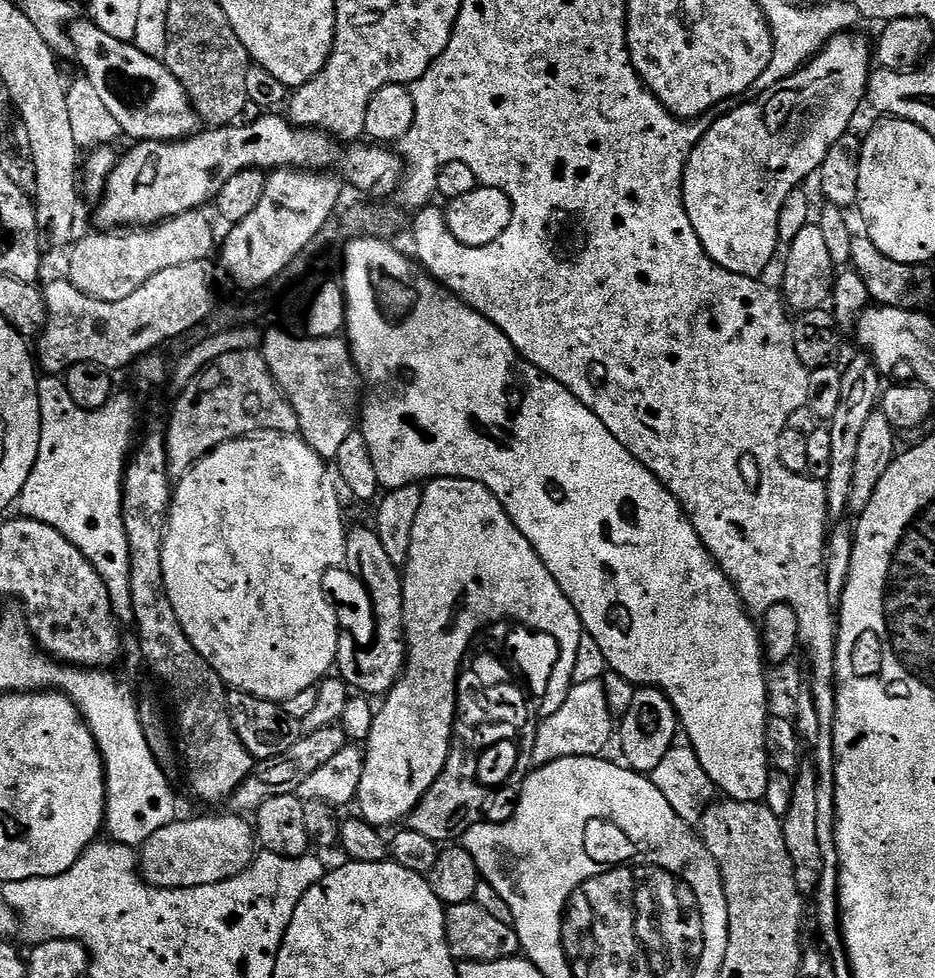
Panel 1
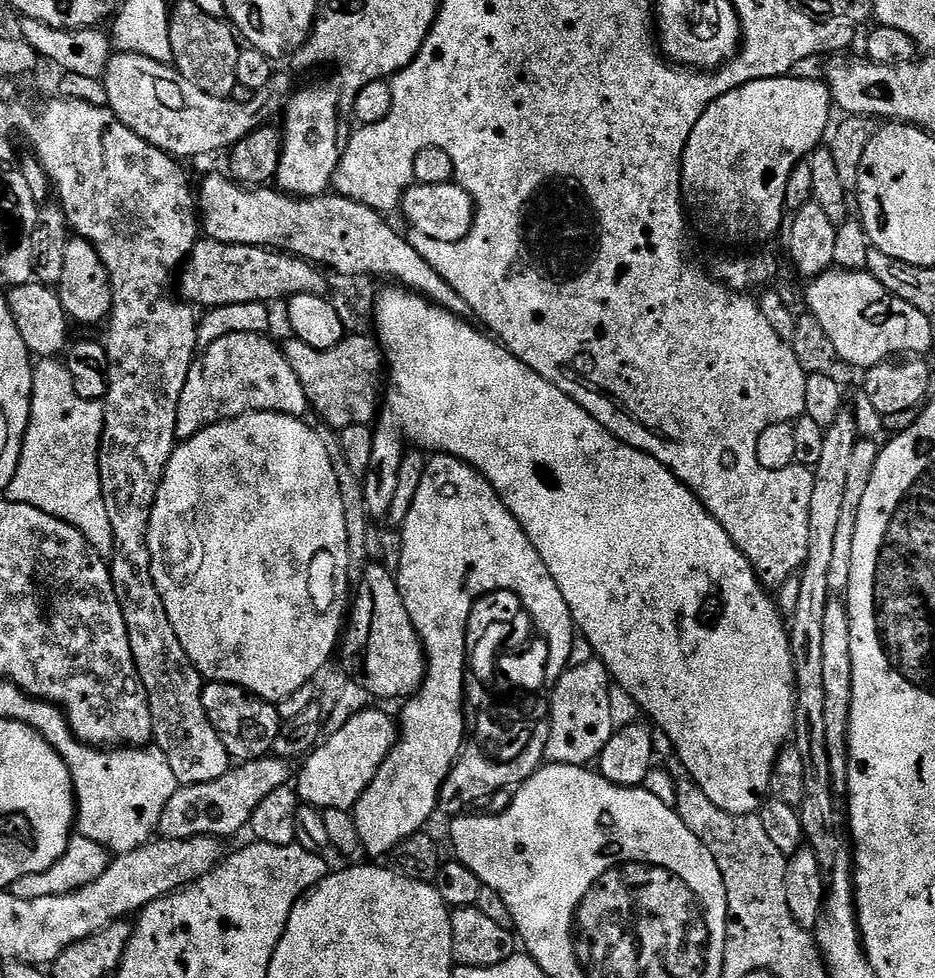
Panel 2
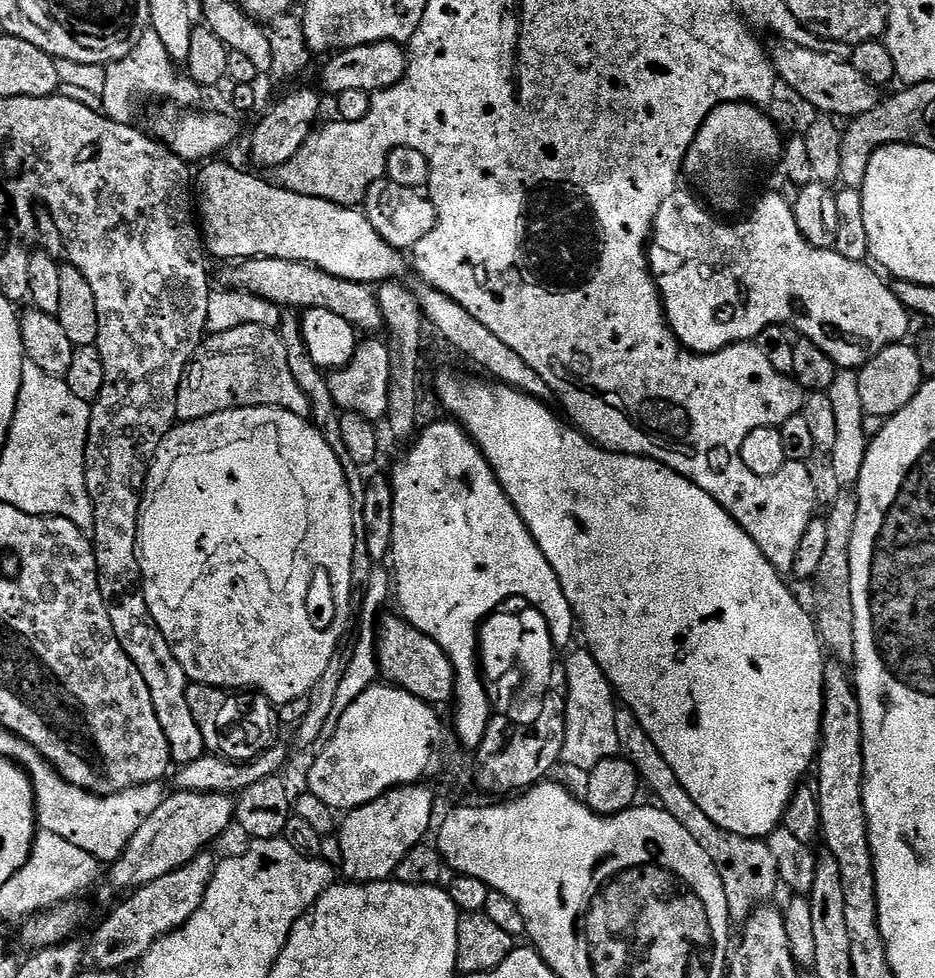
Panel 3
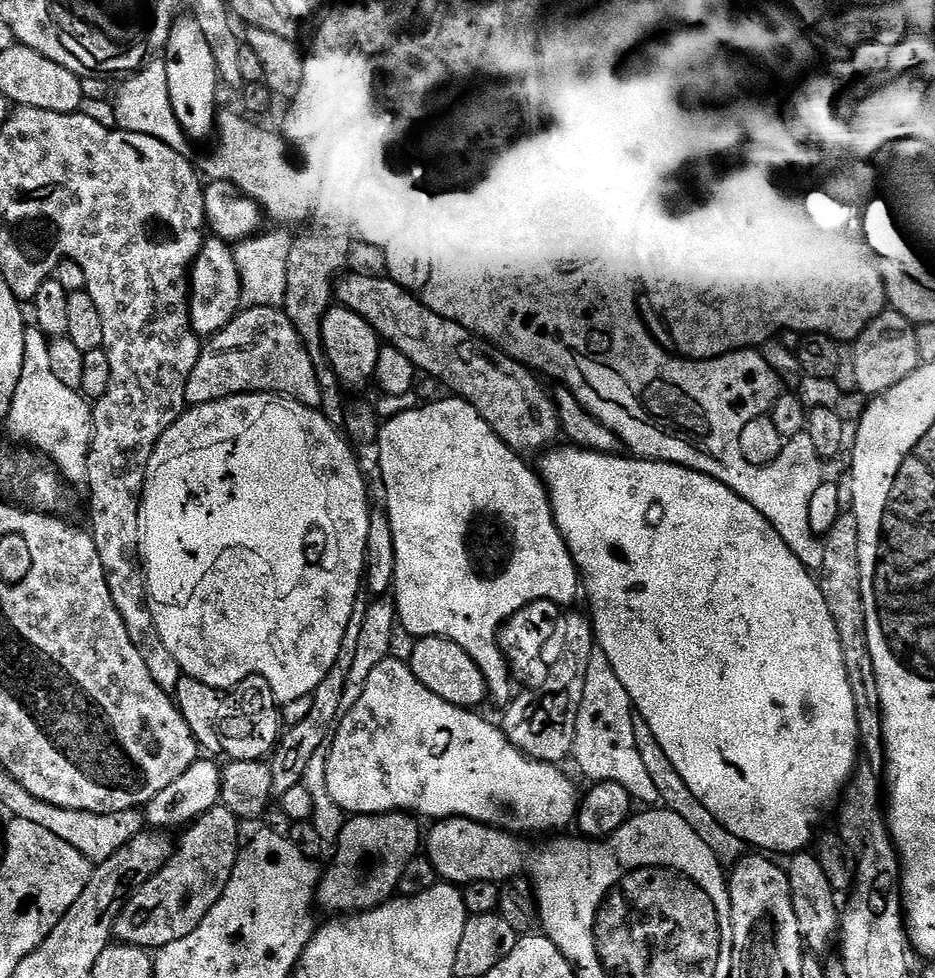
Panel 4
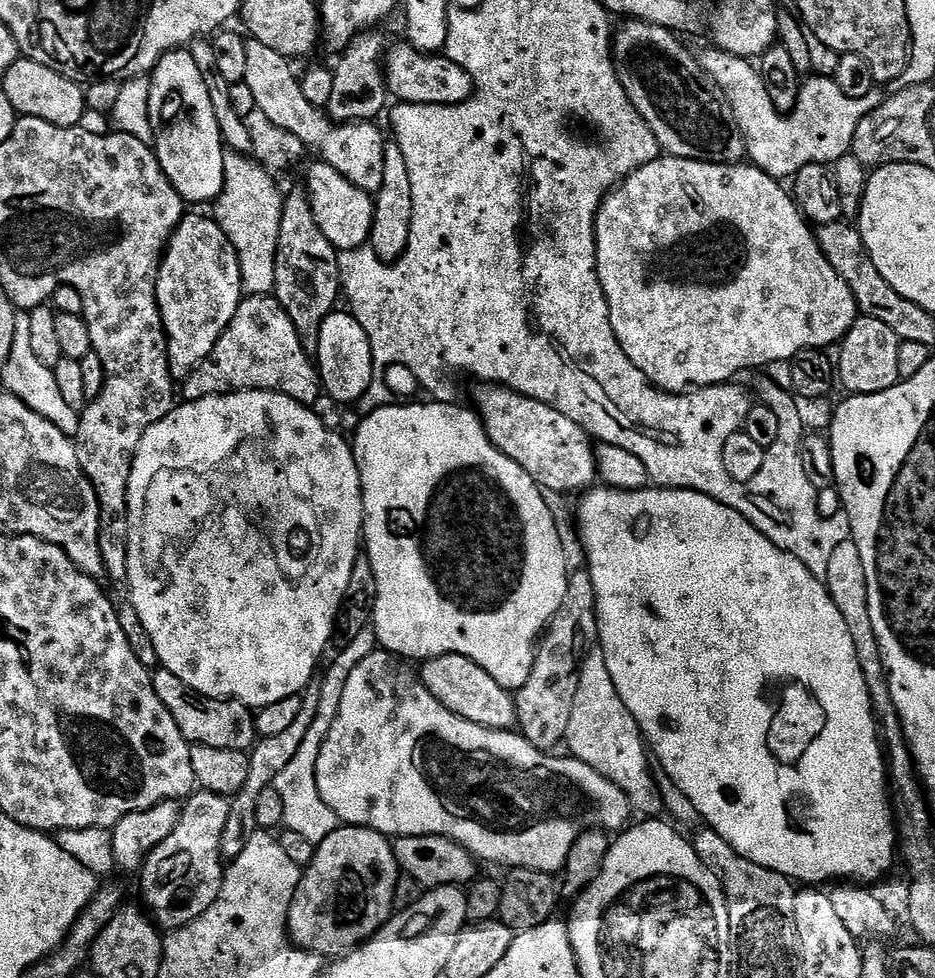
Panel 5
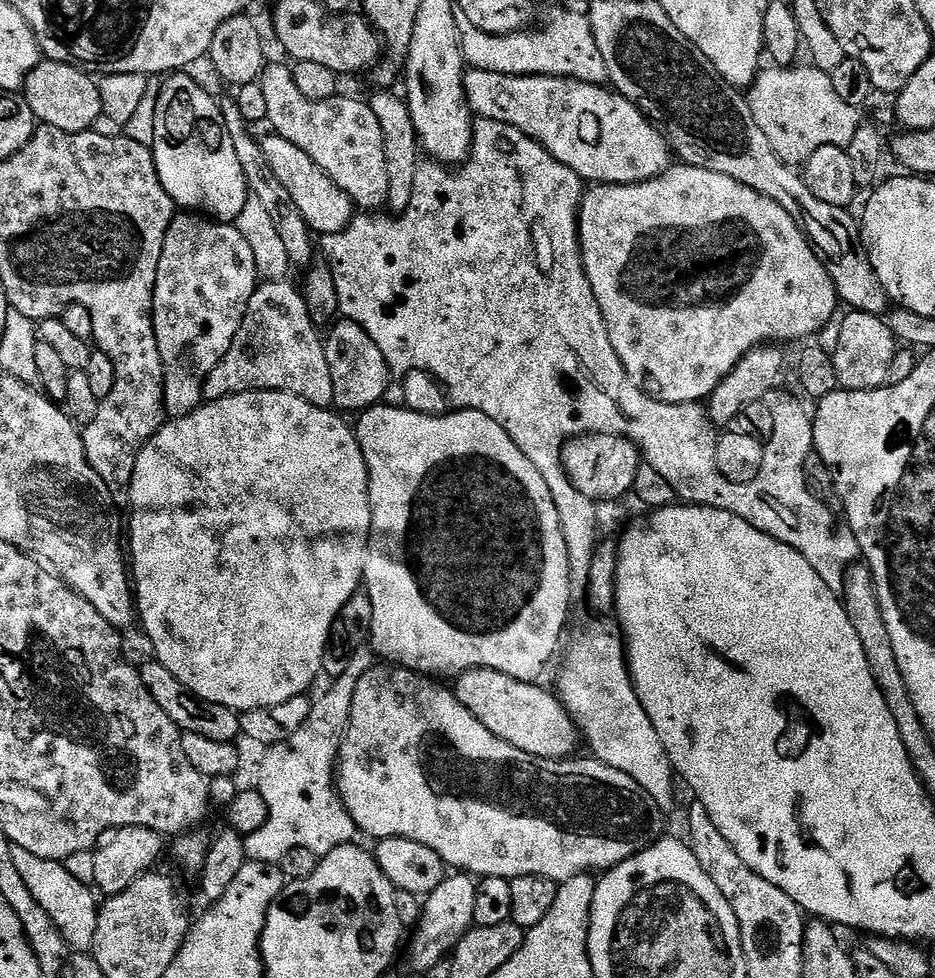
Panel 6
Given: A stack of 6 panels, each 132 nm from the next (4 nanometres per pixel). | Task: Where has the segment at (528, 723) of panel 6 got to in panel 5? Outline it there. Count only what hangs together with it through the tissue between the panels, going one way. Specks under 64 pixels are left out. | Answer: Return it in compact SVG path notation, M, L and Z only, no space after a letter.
M446 654L445 656L436 656L432 660L423 661L422 679L424 685L454 714L466 718L483 728L498 728L508 730L517 723L518 711L513 693L504 688L478 662L474 662L465 656L458 654Z

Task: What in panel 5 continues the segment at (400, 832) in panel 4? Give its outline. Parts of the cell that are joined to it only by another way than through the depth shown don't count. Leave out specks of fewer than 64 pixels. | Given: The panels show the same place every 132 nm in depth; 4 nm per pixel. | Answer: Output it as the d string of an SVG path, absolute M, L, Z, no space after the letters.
M339 826L334 829L328 838L316 844L316 857L310 866L303 869L303 876L297 888L296 896L293 898L292 909L289 911L288 930L291 933L291 941L297 947L308 949L327 958L339 958L352 951L353 948L365 944L379 928L386 923L394 912L394 890L398 878L402 874L400 863L396 860L396 850L393 841L380 832L375 832L369 828L354 828L351 826Z

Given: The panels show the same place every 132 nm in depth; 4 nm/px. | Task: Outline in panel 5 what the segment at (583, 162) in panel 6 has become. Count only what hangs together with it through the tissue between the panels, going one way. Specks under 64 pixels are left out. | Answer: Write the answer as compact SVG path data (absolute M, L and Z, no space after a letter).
M401 42L393 52L391 49L386 75L391 95L405 104L461 104L472 99L477 91L473 76L459 60L451 60L447 54L420 52L407 42Z

